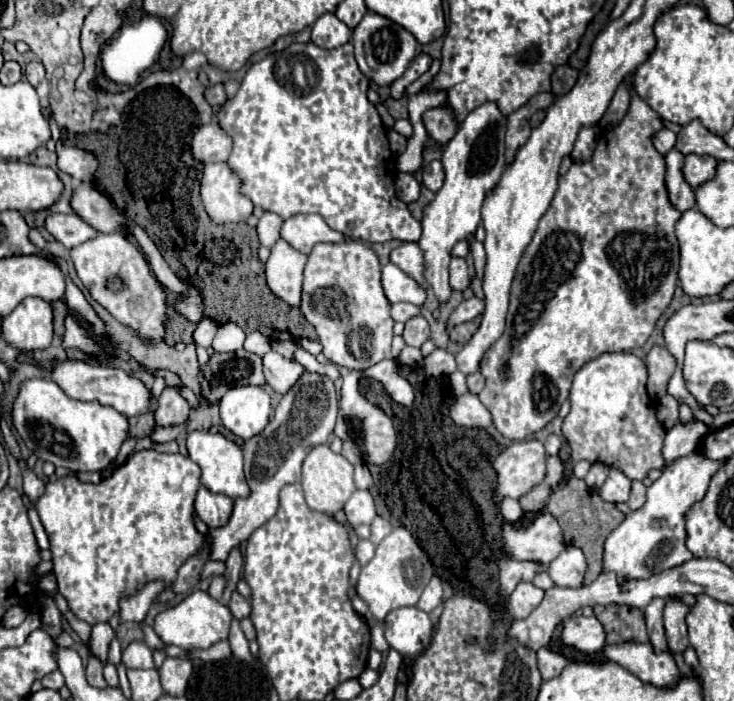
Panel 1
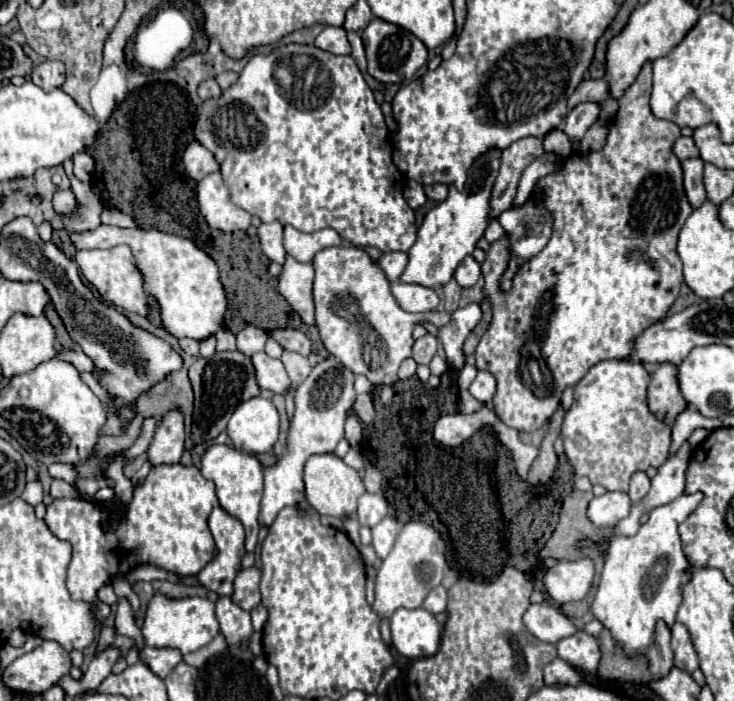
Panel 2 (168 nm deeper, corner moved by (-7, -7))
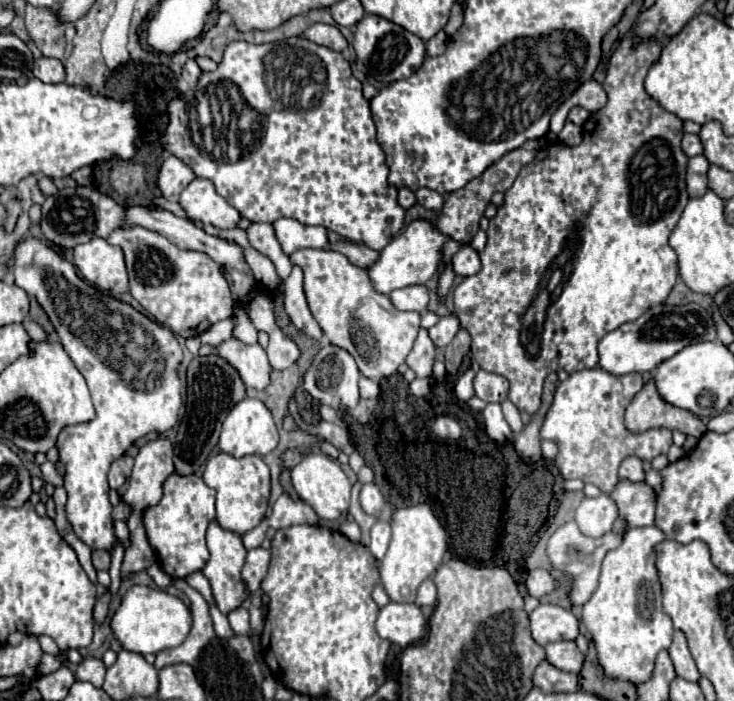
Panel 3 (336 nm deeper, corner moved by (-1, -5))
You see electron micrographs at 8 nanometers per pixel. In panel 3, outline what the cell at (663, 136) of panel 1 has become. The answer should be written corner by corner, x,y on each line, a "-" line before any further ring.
684,133
684,137
682,137
682,151
684,151
688,157
700,155
700,153
702,153
702,143
700,143
698,135

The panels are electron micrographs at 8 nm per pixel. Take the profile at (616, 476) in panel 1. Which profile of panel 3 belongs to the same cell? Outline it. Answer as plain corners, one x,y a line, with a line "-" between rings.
606,493
598,497
584,497
576,509
576,523
582,533
590,537
600,537
602,533
606,533
606,529
610,529
616,517
618,507

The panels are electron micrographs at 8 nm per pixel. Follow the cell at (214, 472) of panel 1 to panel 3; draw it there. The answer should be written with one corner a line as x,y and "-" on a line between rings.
218,453
206,461
202,479
208,487
216,491
216,521
224,529
244,535
264,519
270,497
270,471
262,457
258,455
232,457
228,453

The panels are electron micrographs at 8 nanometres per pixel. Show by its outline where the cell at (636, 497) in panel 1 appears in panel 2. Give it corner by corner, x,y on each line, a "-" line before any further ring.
636,471
630,479
630,489
628,489
628,495
632,501
640,501
646,497
646,493
650,491
650,479
644,471

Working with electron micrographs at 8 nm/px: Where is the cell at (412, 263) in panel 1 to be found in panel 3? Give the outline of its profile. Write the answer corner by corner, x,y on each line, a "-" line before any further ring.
340,241
340,243
334,243
334,245
330,245
330,249
344,253
352,265
362,267
362,269
372,267
372,265
380,259
380,253
378,253
378,251
374,251
374,249
366,247
366,245
356,245
356,243
350,243
350,241

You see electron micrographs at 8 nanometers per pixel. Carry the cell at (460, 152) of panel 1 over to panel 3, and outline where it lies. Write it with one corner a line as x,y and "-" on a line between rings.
416,219
412,221
406,231
402,231
398,237
394,237
382,251
380,251
380,259
378,263
374,263
368,269
368,275
376,287
376,291
388,295
394,289
400,287
408,287
408,285
416,285
416,283
426,283
428,279
432,279
438,273
438,267
444,261
444,243
450,237
446,237
444,233
440,233
436,229
436,223
432,219

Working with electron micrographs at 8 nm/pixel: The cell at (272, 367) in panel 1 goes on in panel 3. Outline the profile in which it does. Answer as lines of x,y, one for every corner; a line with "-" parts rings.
232,337
224,343
220,343
216,349
218,349
220,357
230,361
230,365
234,365
238,369
246,387
254,387
254,389
268,387
272,367
268,363
266,351
258,343
246,345

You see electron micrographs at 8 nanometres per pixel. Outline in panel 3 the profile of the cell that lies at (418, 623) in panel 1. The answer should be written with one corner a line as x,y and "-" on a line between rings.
388,603
380,609
376,631
394,645
410,647
428,635
428,621
414,603

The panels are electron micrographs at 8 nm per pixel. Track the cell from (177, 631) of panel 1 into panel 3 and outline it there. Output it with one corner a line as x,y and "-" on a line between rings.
134,585
122,599
118,611
114,613
112,621
114,637
120,641
120,645
126,651
134,653
158,653
168,647
180,645
190,629
192,629
192,613
190,607
184,605
184,601
176,595
170,595
162,589
150,589

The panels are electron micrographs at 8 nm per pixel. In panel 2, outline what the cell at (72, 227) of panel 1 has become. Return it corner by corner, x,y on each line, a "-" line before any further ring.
100,225
86,233
72,233
70,239
76,249
110,249
116,245
128,245
144,277
144,291
156,299
162,325
170,335
202,341
222,327
228,301
220,283
218,267
212,257
206,251
200,251
190,239
180,239
178,235
168,235
164,231
144,231
140,227
122,229
112,225

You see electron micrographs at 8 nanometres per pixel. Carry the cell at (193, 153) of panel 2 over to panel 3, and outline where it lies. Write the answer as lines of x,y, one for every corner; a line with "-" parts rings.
168,155
166,161
162,163
162,169
160,169
160,175
158,175
158,187
160,187
164,197
170,197
170,195
182,193
182,189
192,179
196,179
192,167
186,165
176,155

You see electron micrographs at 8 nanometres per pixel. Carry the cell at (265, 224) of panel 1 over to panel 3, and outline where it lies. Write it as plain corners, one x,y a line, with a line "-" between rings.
252,223
248,227
248,241
256,251
266,255
274,263
274,267
282,279
286,279
290,275
292,261
282,251
282,247
274,235
274,227
270,223

